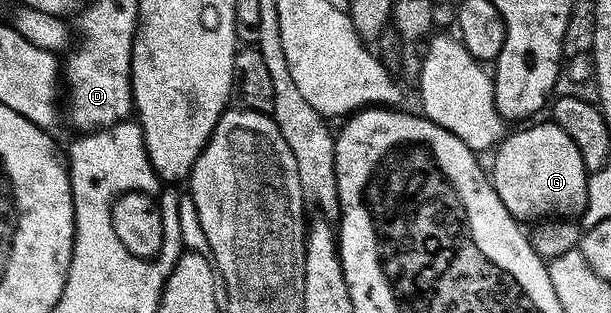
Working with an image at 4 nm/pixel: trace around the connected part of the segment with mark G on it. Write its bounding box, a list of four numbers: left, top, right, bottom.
[488,123,588,223]

